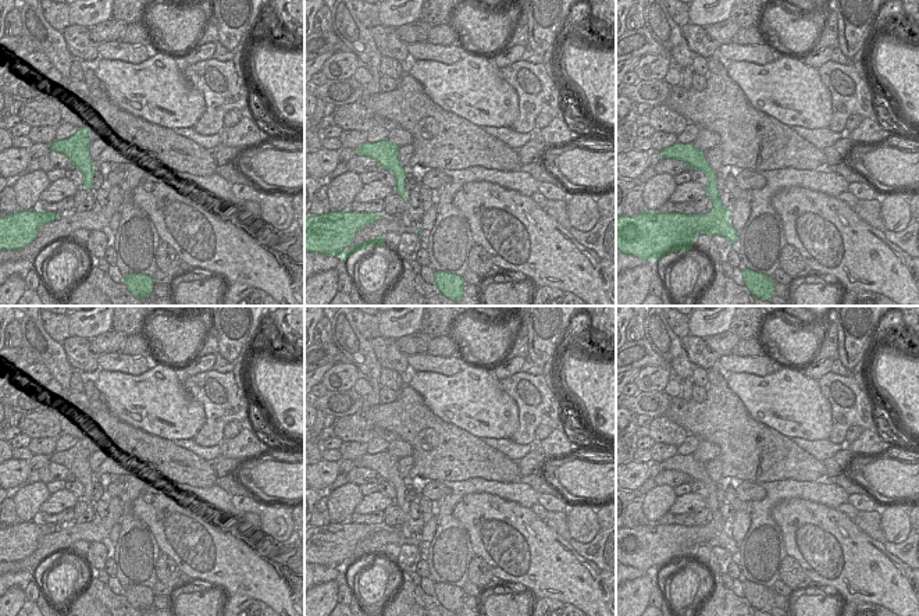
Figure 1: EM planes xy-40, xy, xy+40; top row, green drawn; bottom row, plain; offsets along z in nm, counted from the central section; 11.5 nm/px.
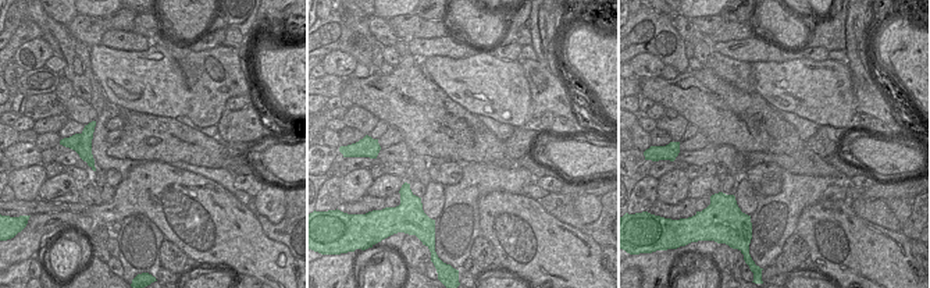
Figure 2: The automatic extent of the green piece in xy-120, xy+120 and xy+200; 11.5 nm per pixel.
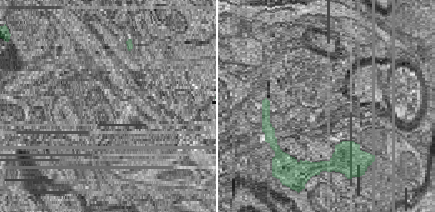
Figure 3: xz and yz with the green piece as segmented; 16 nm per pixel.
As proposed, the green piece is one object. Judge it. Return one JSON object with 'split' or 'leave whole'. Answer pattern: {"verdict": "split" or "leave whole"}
{"verdict": "leave whole"}

